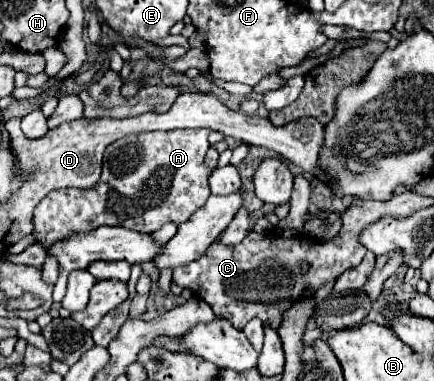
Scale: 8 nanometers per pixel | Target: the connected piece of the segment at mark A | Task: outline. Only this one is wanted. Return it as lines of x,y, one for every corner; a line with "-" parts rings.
175,129
175,131
151,131
151,133
139,133
131,139
117,139
105,149
103,157
103,175
99,179
99,185
93,189
55,189
51,191
33,213
35,223
35,237
39,243
49,247
51,243
67,237
69,233
79,231
91,231
101,225
119,225
133,231
151,233
161,229
165,223
183,223
187,221
205,201
209,199
209,169
203,165
205,153
209,149
209,129

